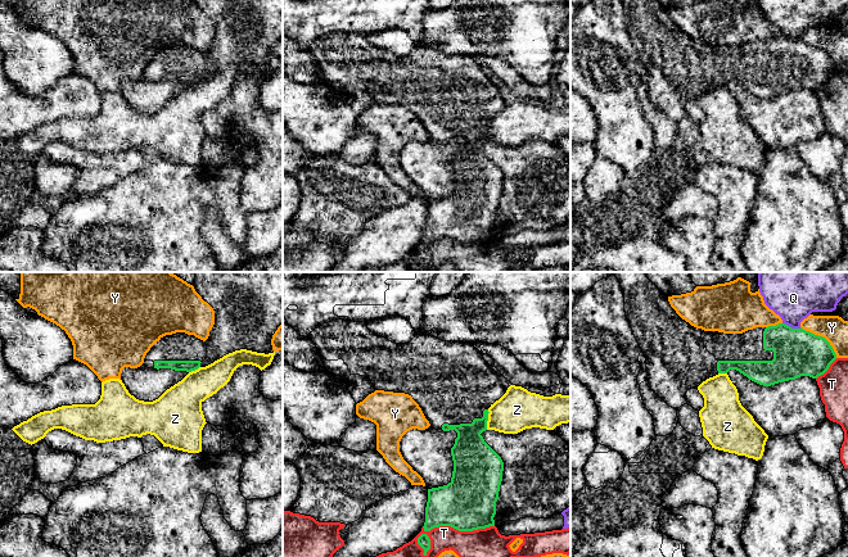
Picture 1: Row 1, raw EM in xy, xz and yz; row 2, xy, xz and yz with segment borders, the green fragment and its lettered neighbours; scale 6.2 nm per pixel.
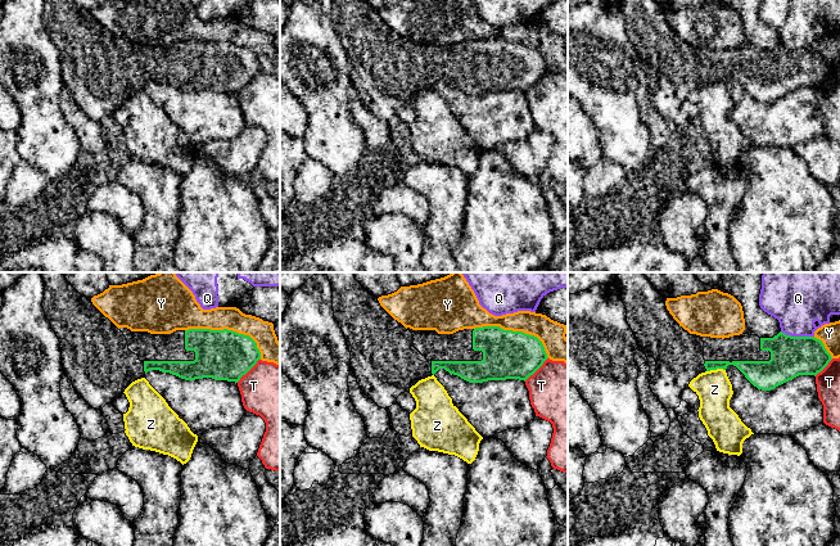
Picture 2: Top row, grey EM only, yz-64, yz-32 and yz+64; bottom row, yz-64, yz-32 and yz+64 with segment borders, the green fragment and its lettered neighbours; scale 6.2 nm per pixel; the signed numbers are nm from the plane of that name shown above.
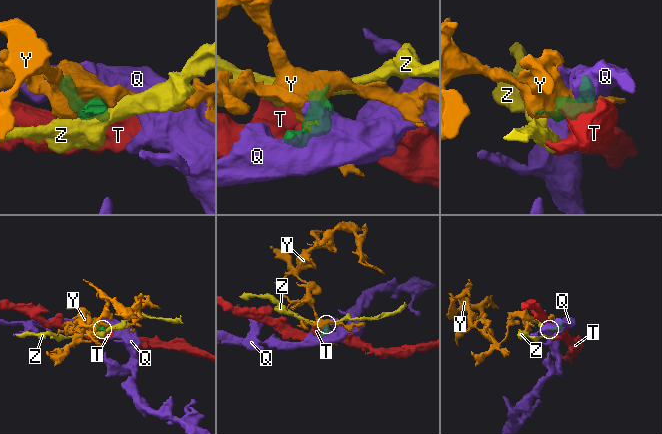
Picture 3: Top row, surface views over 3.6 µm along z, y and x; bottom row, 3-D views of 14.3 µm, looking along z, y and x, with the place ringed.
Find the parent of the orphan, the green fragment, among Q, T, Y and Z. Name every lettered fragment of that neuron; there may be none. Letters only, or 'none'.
none

